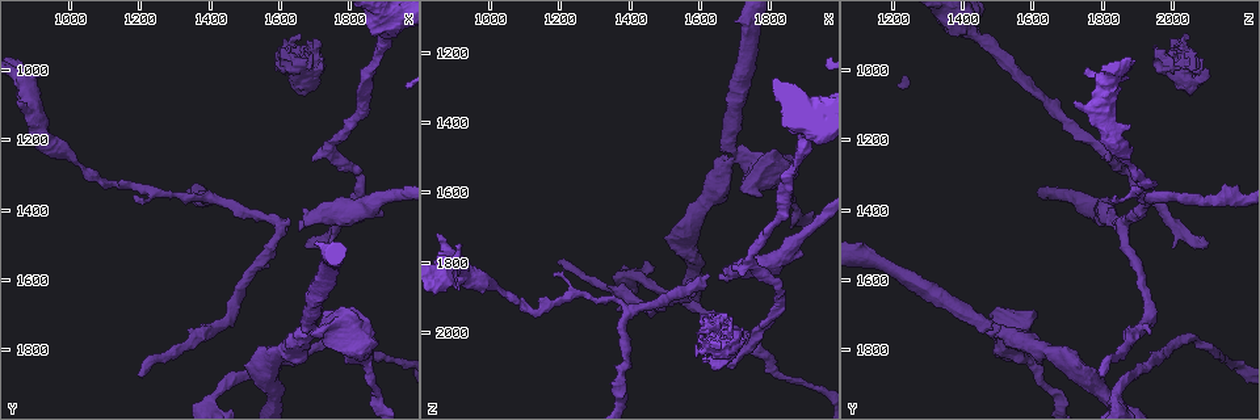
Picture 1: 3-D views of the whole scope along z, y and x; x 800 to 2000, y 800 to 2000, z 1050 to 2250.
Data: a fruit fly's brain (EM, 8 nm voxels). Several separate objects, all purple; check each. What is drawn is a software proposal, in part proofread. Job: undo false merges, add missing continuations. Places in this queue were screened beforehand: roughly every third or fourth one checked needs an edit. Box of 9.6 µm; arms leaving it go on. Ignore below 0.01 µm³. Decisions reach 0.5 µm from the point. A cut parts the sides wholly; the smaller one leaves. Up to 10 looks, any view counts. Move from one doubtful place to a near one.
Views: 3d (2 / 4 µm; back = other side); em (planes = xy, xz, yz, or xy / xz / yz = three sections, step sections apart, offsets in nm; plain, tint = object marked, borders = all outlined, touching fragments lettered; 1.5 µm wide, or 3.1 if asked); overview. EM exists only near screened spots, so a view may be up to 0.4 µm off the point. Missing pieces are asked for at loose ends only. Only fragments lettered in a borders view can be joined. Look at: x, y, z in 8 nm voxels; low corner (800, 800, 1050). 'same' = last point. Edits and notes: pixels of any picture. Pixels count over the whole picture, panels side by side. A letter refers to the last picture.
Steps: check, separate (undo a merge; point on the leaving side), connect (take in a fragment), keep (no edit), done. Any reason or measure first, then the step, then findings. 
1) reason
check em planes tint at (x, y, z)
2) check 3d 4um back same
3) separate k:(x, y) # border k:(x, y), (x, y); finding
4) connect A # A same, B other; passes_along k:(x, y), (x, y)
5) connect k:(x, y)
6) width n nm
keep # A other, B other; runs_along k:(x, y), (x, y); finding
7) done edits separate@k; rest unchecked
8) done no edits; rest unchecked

stops while still wide
check em xz step 8 borders at (900, 1000, 1750)

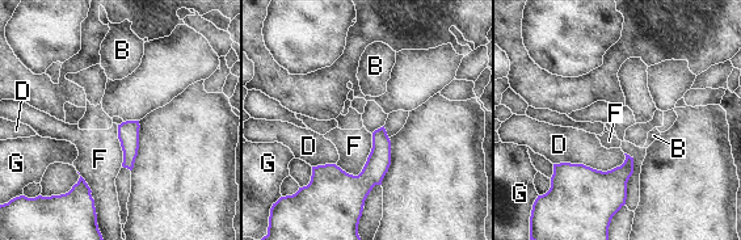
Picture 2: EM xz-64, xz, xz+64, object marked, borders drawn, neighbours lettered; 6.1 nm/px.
keep # B other, D other, F other, G other; runs_along 2:(382, 131), (360, 181), (315, 179); none of them fits

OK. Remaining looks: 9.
long arm stops here
check 3d 2um back at (1680, 1490, 2100)

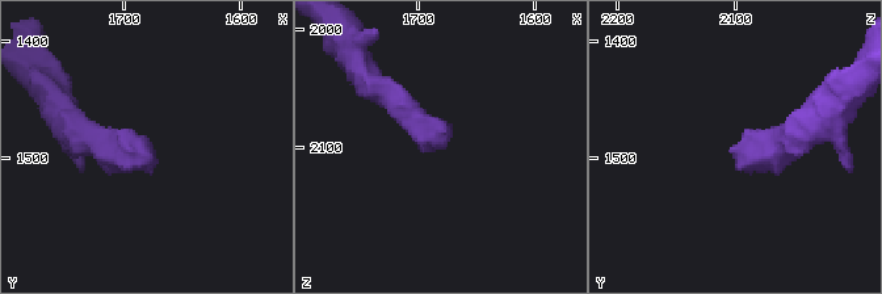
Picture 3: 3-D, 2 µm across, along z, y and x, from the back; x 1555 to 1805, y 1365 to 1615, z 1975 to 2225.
now the EM
check em planes borders at (1680, 1498, 2102)

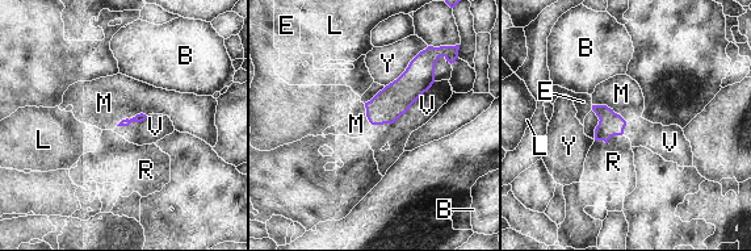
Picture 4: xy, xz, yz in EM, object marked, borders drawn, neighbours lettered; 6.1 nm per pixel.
keep # B other, E other, L other, M other, R other, V other, Y other; border 4:(435, 82), (393, 122), (373, 125); none of them fits

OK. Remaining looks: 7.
sharp bend
check 3d 4um at (1710, 1750, 1510)

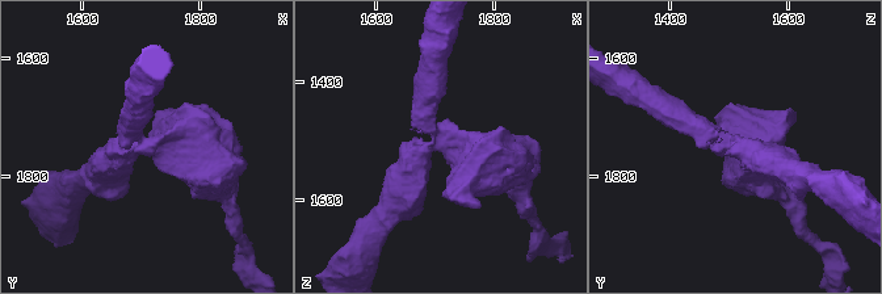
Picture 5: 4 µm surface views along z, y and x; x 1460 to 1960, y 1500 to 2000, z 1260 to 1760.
check em planes borders at (1715, 1750, 1505)

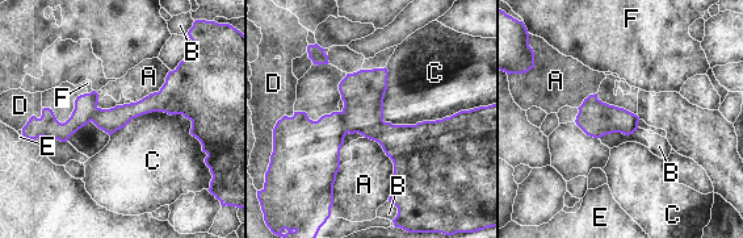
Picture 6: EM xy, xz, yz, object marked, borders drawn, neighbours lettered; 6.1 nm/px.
arms 3
separate 6:(362, 92) # A other, B other, C other, D other, E other, F other; border 6:(340, 112), (347, 132); two neurons meet here

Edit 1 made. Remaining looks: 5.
done edits separate@6; rest unchecked

